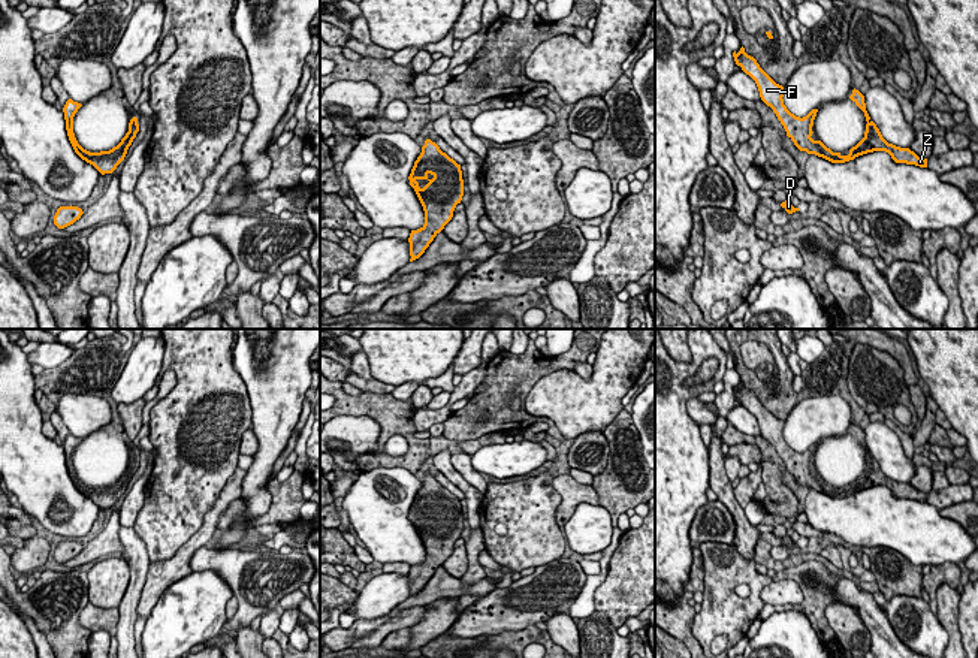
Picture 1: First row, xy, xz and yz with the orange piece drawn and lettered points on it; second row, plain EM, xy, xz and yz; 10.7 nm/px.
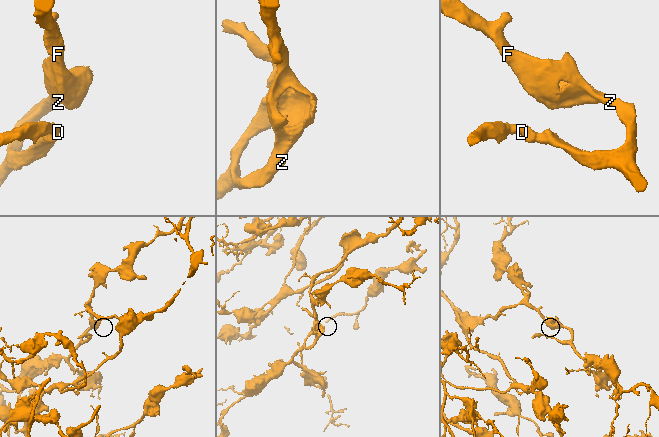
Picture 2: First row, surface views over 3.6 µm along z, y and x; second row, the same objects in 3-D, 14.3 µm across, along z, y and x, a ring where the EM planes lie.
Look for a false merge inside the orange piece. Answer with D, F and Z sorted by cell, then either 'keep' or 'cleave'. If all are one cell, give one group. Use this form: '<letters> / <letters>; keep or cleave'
D F Z; keep

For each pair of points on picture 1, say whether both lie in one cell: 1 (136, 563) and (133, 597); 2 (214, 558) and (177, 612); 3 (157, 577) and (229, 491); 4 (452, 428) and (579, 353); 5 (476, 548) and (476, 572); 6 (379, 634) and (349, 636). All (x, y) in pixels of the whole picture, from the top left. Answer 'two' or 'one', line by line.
1: one
2: two
3: one
4: one
5: one
6: two

